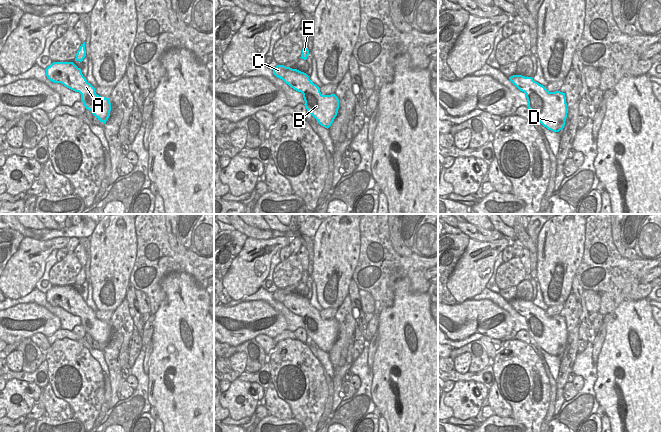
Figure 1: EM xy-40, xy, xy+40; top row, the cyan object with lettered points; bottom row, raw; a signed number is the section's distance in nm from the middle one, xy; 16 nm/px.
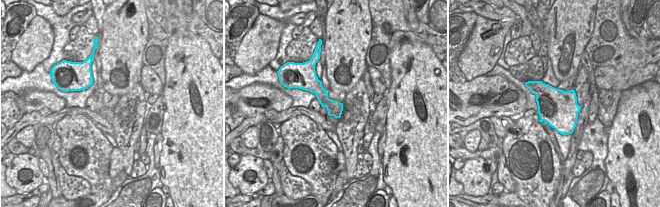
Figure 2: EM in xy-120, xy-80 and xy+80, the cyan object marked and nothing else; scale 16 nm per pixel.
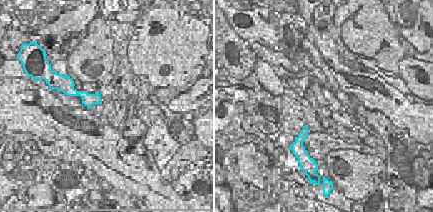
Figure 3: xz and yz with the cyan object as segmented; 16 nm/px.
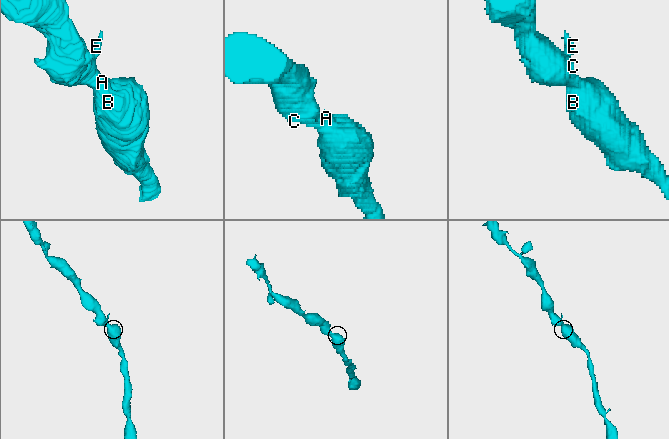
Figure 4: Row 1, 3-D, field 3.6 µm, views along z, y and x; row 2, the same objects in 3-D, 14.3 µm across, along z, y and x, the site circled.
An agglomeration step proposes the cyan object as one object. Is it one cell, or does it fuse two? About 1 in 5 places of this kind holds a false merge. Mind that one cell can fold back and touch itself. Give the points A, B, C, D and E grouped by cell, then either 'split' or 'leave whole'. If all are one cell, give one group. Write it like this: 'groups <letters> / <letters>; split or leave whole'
groups A B C D E; leave whole

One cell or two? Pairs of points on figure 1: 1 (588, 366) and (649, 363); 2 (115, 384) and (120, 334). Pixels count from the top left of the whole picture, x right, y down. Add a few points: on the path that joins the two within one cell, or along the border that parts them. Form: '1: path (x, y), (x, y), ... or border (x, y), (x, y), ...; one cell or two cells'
1: border (596, 364), (596, 381), (593, 389); two cells
2: path (115, 372), (115, 346); one cell

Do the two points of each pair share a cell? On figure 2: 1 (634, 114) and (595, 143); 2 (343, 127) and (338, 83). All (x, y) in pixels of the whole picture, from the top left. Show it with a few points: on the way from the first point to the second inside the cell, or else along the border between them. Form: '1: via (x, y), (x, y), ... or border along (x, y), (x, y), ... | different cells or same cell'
1: border along (608, 130), (608, 154), (605, 157) | different cells
2: border along (361, 78), (347, 93) | different cells

